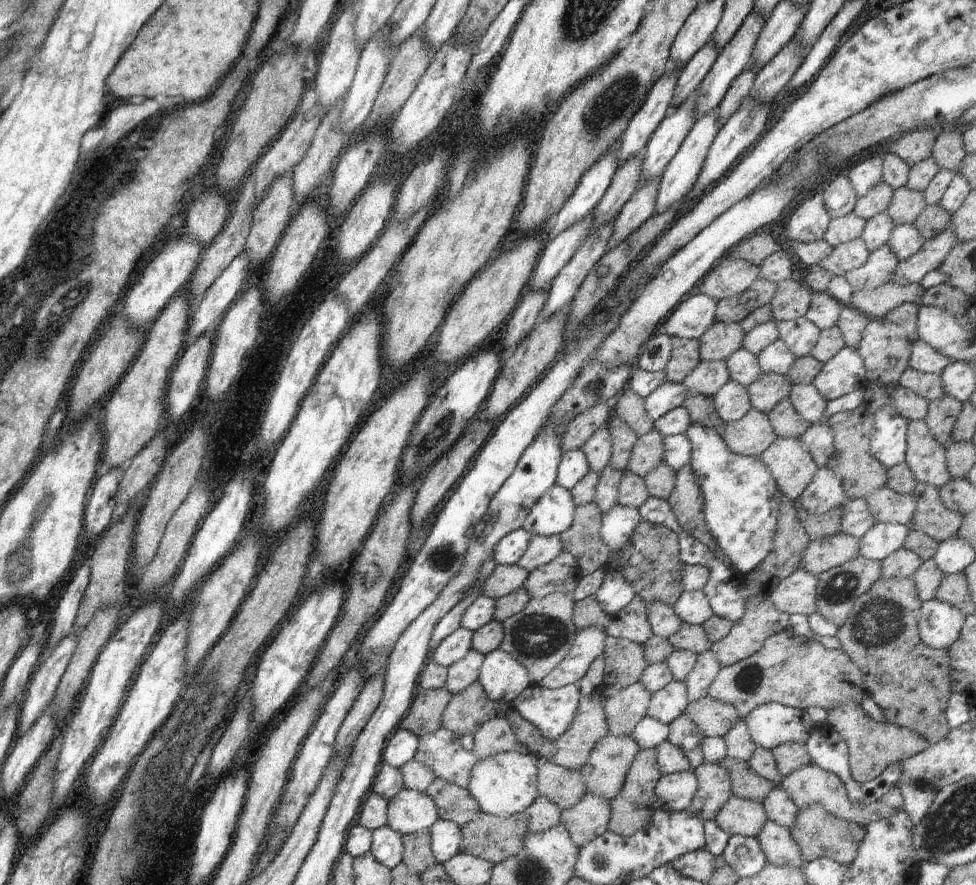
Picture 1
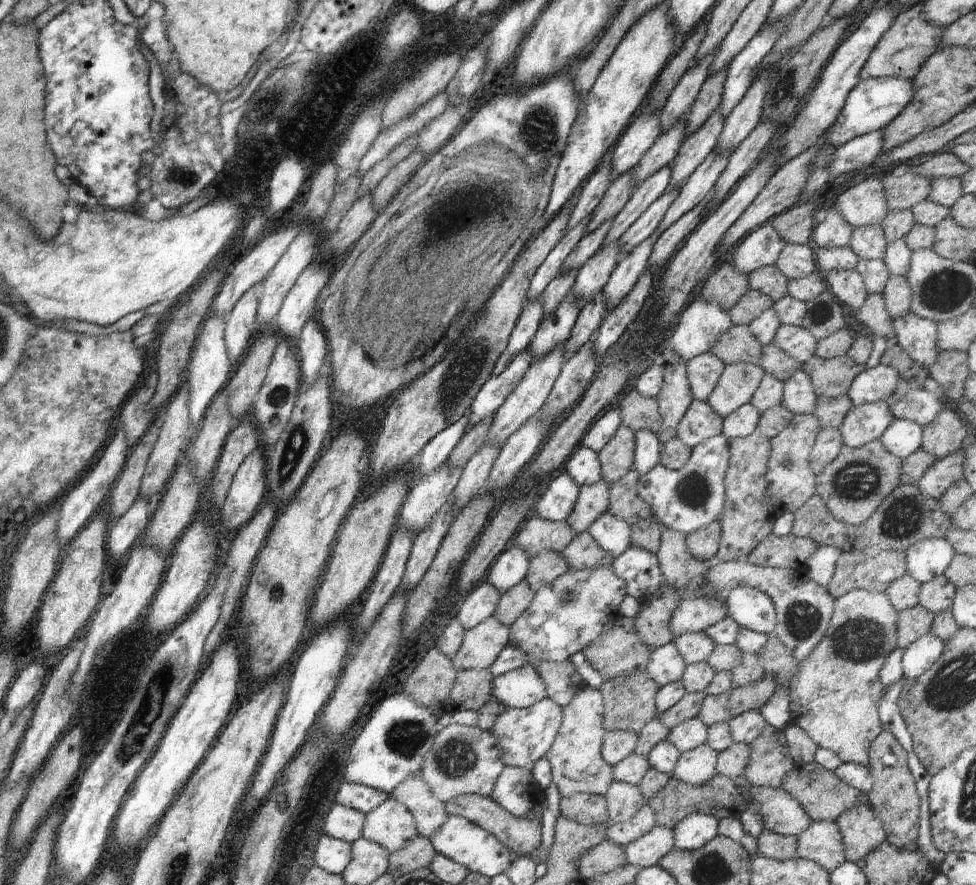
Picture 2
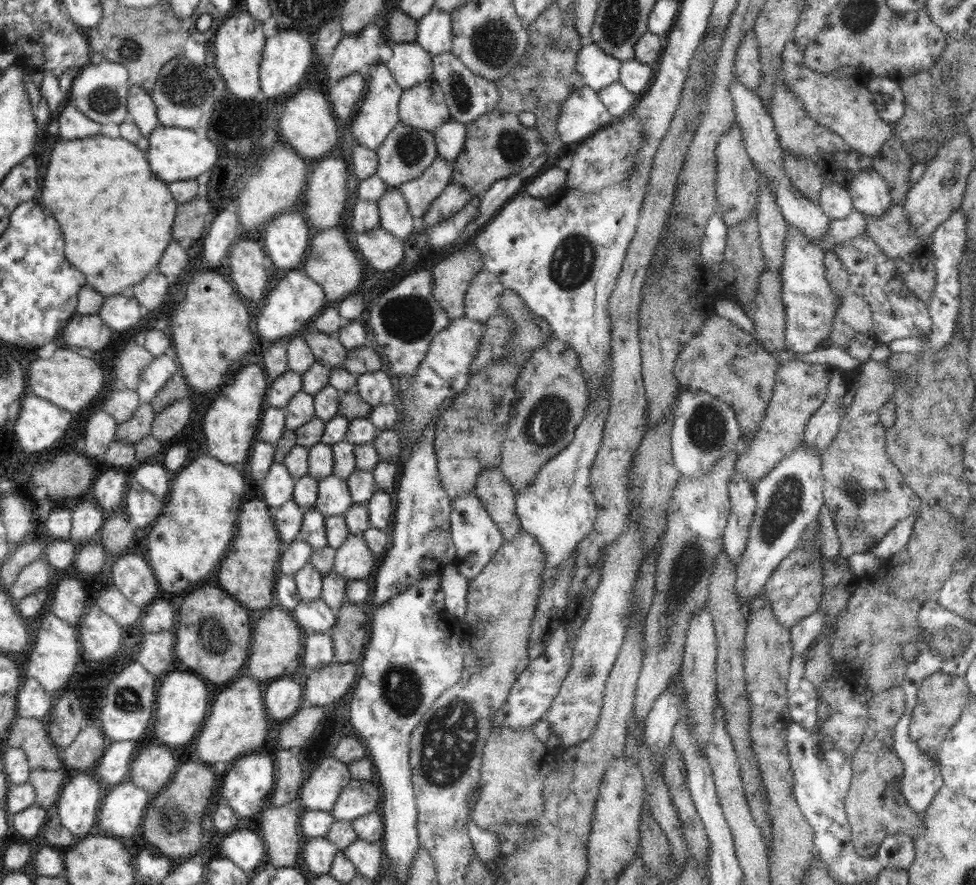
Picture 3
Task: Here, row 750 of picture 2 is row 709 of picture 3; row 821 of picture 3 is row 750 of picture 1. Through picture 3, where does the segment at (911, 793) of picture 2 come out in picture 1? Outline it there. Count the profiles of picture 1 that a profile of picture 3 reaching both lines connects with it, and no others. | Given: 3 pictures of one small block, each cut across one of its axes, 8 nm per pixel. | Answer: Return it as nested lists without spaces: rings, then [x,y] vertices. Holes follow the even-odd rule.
[[[846,702],[827,711],[827,722],[845,740],[849,750],[849,769],[855,781],[866,783],[886,770],[886,766],[902,762],[926,750],[930,744],[909,728],[878,722],[870,718],[861,704]]]

